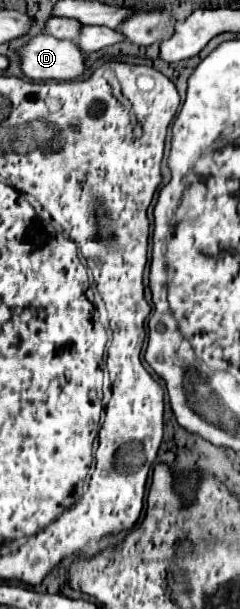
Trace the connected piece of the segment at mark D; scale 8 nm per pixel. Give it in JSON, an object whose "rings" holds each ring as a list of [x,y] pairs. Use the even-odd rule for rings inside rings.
{"rings":[[[42,34],[20,48],[22,70],[32,80],[74,80],[84,74],[86,60],[72,40]]]}

